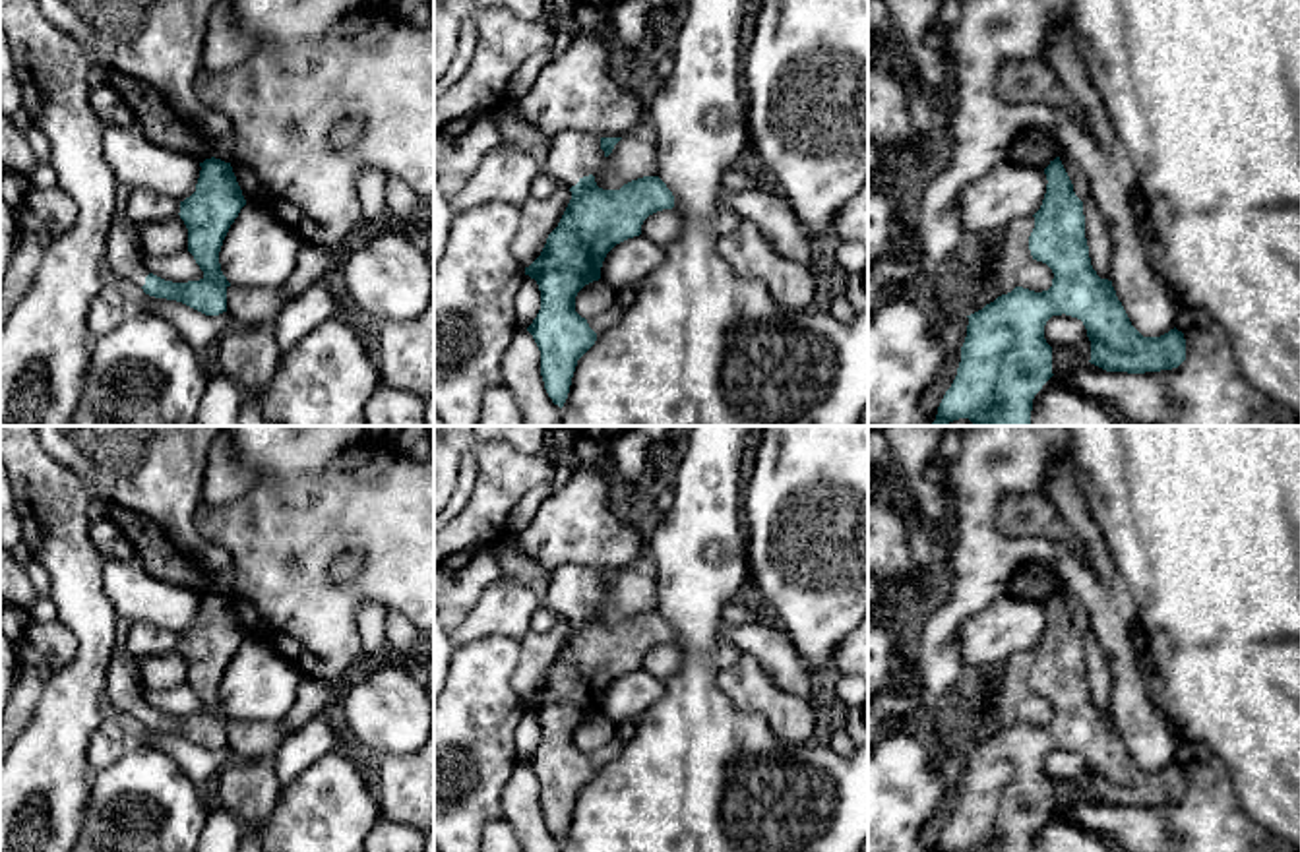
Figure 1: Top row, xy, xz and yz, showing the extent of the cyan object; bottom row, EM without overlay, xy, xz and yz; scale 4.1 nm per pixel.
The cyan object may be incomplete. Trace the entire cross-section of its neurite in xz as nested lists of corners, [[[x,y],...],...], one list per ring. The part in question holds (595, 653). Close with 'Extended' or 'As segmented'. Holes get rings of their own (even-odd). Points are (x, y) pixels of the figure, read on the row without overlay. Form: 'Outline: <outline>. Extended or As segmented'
Outline: [[[566,563],[552,571],[542,608],[564,616],[572,633],[548,668],[541,689],[525,701],[537,715],[541,744],[527,765],[541,784],[541,809],[554,838],[564,840],[577,794],[597,767],[575,746],[577,726],[601,713],[606,687],[639,670],[643,654],[674,641],[674,629],[659,610],[643,610],[620,624],[603,624],[595,608],[622,571],[597,571]]]. Extended

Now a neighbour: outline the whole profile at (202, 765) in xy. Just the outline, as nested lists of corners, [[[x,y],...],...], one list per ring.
[[[149,728],[145,738],[138,740],[134,746],[153,747],[170,755],[198,788],[203,788],[236,759],[229,744],[219,749],[205,749],[182,736]]]

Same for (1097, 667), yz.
[[[1093,631],[1083,633],[1085,672],[1091,699],[1100,713],[1110,715],[1112,674],[1108,658]]]

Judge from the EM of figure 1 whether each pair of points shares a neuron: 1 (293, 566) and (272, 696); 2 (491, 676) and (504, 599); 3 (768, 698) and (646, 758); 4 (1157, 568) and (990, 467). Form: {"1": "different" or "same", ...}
{"1": "different", "2": "different", "3": "different", "4": "different"}

